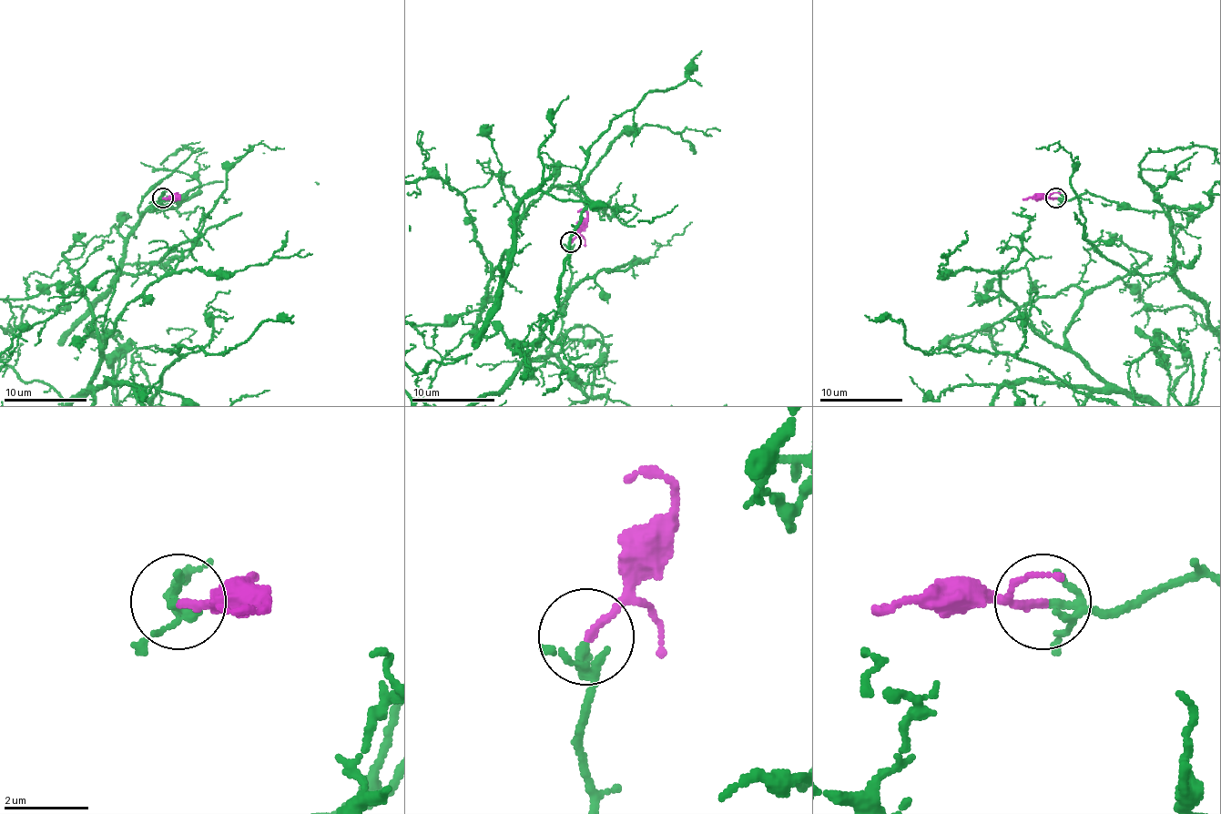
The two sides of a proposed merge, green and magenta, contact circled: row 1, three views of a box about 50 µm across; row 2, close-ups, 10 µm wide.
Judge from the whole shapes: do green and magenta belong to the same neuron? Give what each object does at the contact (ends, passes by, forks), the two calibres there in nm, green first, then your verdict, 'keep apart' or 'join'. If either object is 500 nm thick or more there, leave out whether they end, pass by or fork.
green forks there; magenta ends there; 110 nm thick on the green side, 160 nm on the other; join

